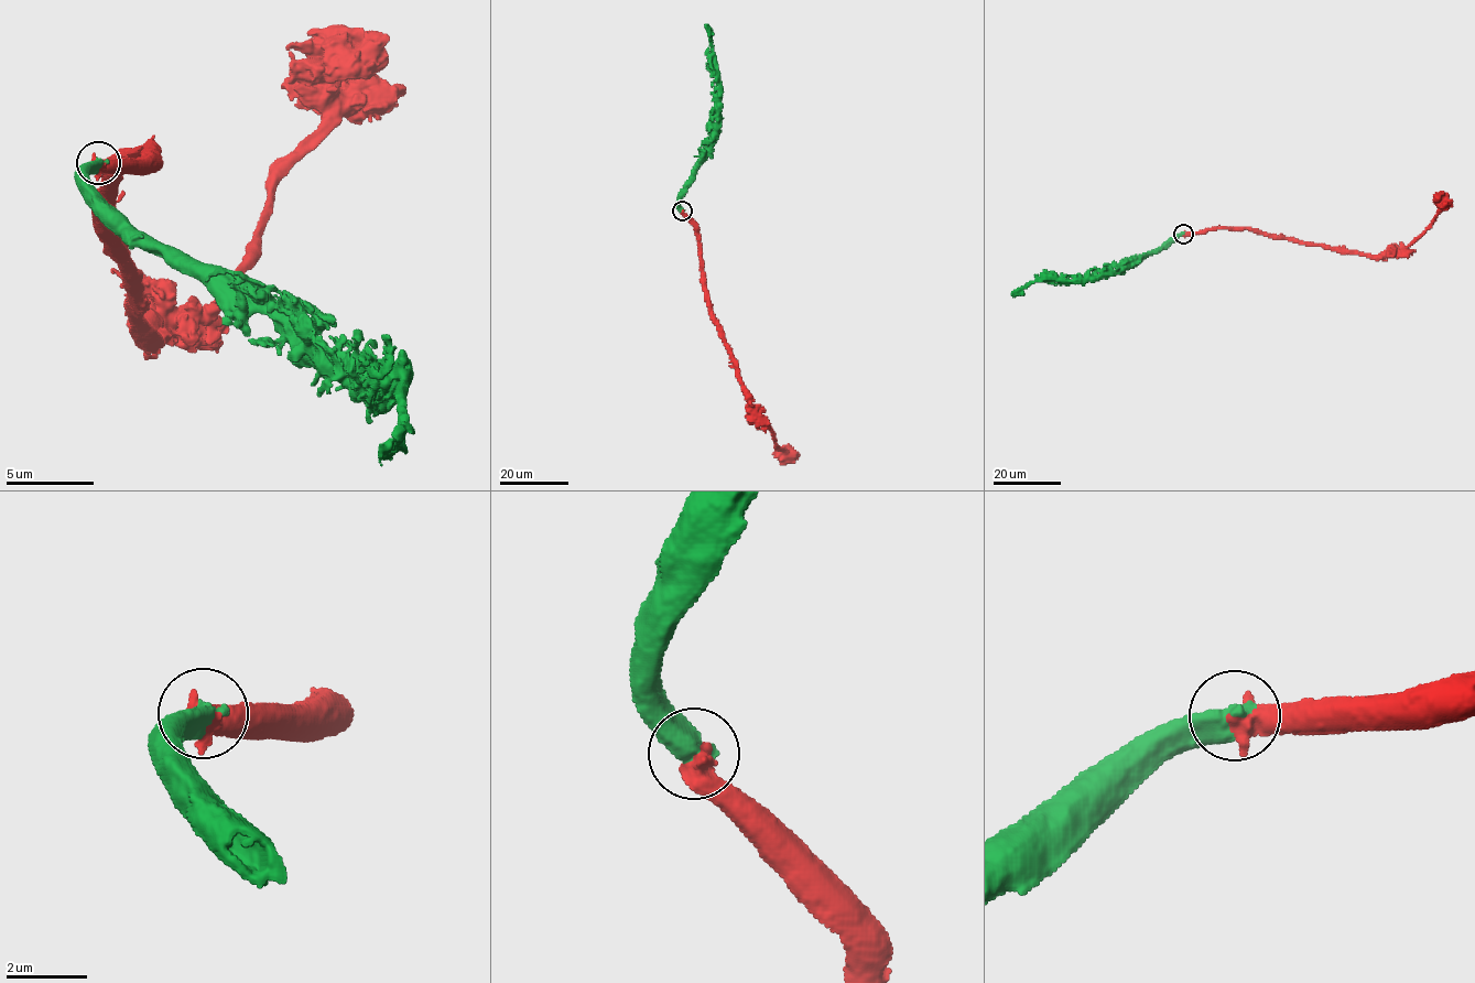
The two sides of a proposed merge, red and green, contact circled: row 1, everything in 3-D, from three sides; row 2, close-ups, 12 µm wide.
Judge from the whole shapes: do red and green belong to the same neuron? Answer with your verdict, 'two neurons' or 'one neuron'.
two neurons

